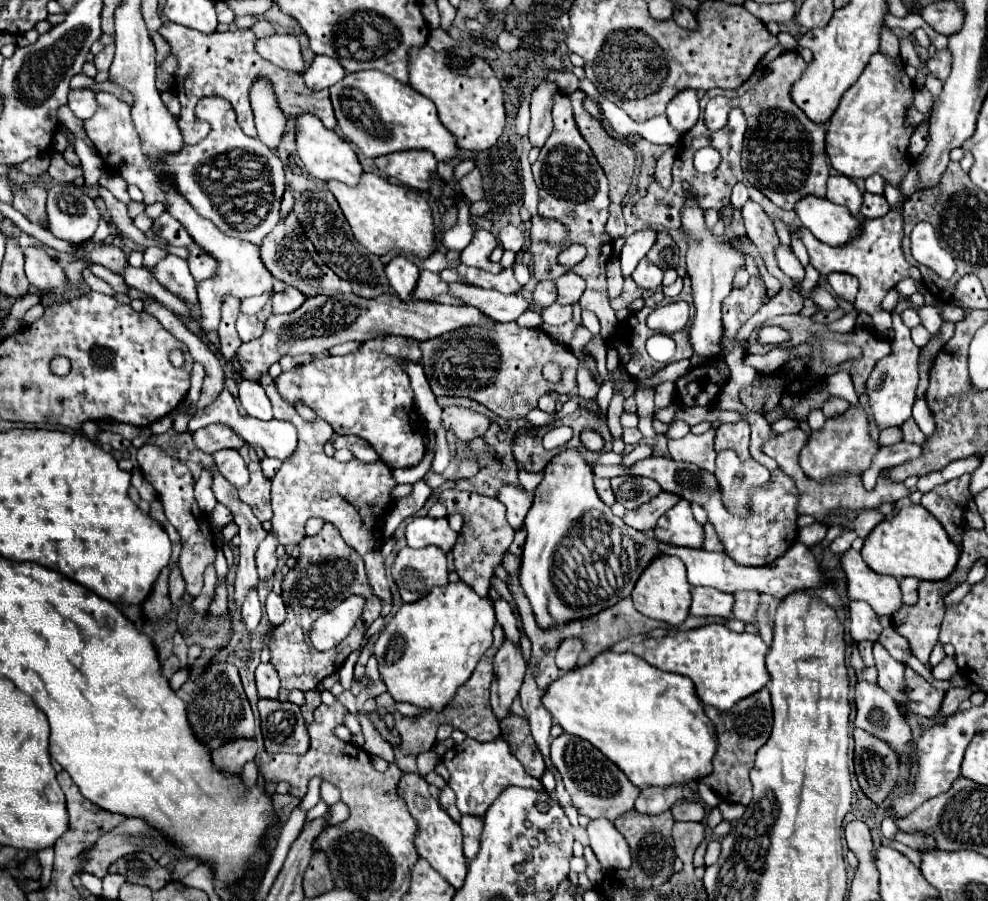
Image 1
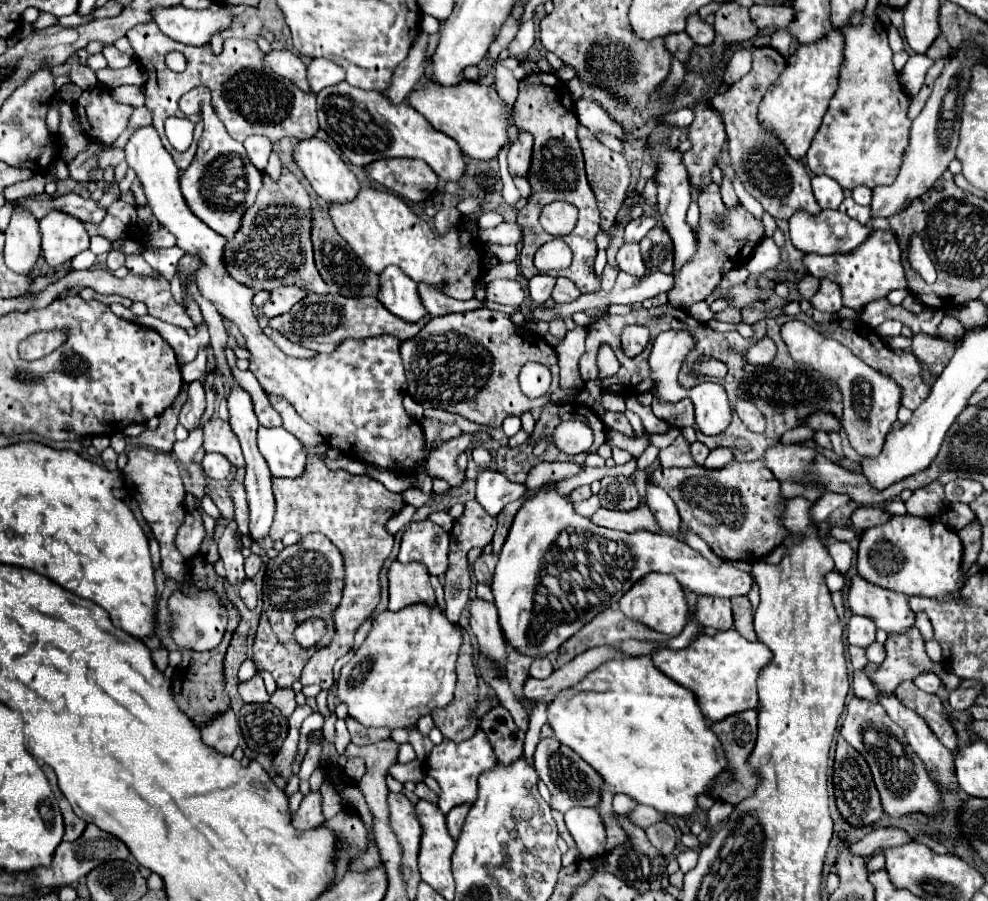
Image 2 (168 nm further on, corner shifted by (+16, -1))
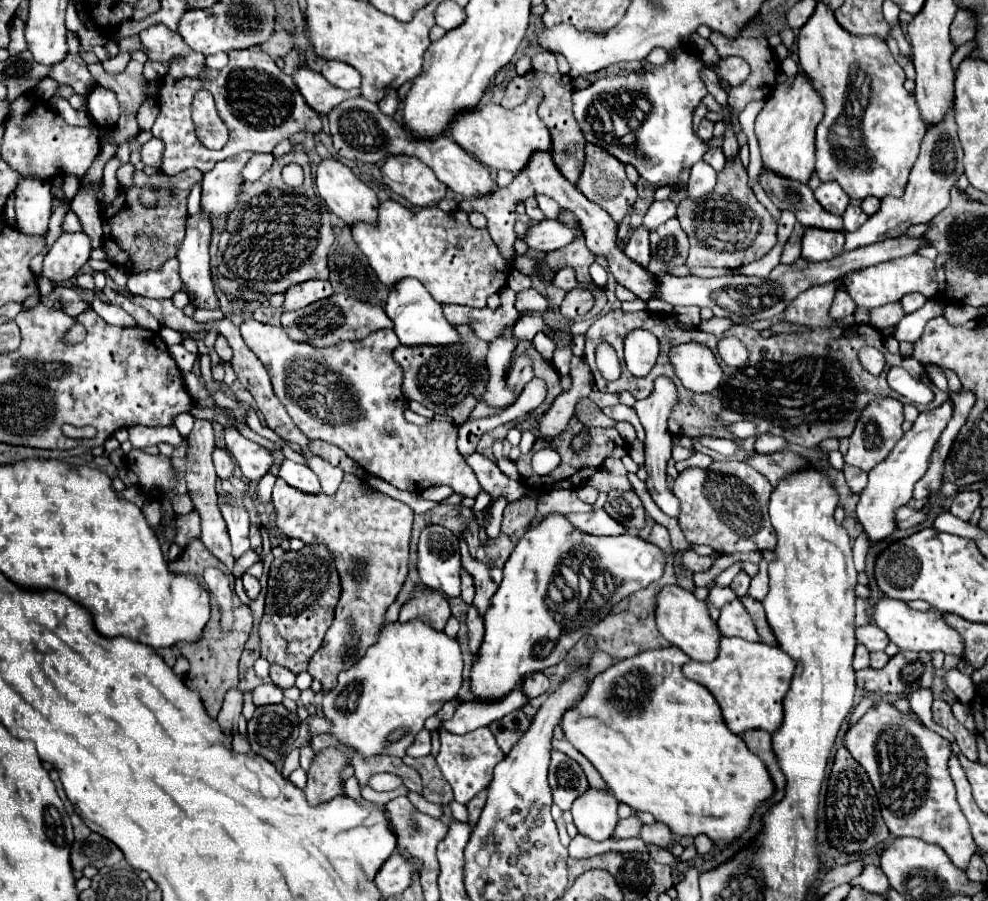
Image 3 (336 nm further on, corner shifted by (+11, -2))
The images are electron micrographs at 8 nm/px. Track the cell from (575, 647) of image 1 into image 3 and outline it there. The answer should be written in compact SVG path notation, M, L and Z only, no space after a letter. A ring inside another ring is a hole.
M541 671L525 677L525 683L523 683L523 693L533 699L533 697L539 697L541 693L545 693L549 689L549 679L547 675L543 675Z

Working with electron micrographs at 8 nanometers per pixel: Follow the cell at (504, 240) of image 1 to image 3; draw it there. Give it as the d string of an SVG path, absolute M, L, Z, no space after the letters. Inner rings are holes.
M543 219L543 221L527 227L523 241L535 251L553 251L553 249L561 249L567 243L571 243L573 237L575 237L573 227L567 227L559 221Z

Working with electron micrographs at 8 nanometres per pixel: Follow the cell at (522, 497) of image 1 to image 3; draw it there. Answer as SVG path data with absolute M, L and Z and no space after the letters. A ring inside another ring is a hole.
M481 453L469 455L467 463L475 471L483 491L491 495L491 503L495 503L499 497L505 497L507 501L517 501L525 495L525 485L521 481L509 479L491 459L483 457Z

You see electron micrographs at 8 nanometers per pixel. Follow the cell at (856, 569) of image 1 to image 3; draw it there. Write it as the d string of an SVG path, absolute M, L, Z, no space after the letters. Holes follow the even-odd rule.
M881 597L875 601L873 605L873 623L877 627L881 627L887 637L903 651L943 651L943 653L953 653L957 657L963 657L963 641L957 635L955 629L951 629L949 625L945 625L945 621L941 619L941 613L931 609L927 613L915 611L911 609L905 601L897 601L891 597Z

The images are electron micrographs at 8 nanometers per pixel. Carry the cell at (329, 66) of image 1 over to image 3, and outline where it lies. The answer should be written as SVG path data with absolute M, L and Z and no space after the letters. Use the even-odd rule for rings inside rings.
M327 61L321 69L321 75L339 89L355 89L361 83L361 75L347 63Z

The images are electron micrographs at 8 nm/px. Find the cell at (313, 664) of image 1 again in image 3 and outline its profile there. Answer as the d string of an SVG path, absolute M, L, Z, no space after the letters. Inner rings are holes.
M305 545L301 551L285 551L277 557L269 571L265 615L259 625L261 657L295 675L307 671L309 659L321 647L325 631L333 621L339 595L339 573L335 559L325 545Z

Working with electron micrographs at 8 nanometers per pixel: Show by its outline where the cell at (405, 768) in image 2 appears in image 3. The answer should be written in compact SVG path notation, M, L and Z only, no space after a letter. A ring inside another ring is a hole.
M389 773L373 775L373 777L369 779L369 787L373 787L375 791L391 791L391 789L401 787L401 779L397 779L395 775L389 775Z

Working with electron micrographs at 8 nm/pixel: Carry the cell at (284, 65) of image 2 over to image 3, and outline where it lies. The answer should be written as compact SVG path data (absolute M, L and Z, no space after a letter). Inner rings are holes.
M297 65L295 67L293 81L297 83L297 87L299 87L301 95L305 97L305 101L317 113L321 113L321 115L327 115L341 101L345 101L345 99L355 97L355 95L361 93L359 89L353 89L353 91L337 89L331 83L327 83L327 79L321 73L317 73L317 71L309 69L309 67L303 67L303 65Z

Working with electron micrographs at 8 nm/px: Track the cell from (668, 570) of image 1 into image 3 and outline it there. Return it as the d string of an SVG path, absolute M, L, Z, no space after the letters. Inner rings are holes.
M667 585L657 593L657 607L655 607L655 619L659 633L675 647L683 649L691 659L695 661L713 661L717 655L719 645L719 629L709 617L707 605L699 601L691 591L679 587L679 585Z

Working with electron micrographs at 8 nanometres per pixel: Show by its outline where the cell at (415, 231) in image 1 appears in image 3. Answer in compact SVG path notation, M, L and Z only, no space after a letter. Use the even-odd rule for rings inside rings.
M383 201L379 203L379 215L377 223L355 223L351 227L351 235L363 255L369 259L369 265L385 285L395 285L397 281L405 277L419 279L431 297L439 303L459 303L469 307L485 307L485 301L489 295L497 293L509 275L509 263L501 257L497 251L497 245L493 243L487 229L473 229L467 213L453 211L445 213L439 207L425 207L419 213L409 211L397 201Z

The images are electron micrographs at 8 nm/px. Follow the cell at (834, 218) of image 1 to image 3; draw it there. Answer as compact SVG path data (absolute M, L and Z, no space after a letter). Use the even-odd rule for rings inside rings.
M807 227L801 239L801 257L807 261L825 261L841 255L845 231L821 231Z

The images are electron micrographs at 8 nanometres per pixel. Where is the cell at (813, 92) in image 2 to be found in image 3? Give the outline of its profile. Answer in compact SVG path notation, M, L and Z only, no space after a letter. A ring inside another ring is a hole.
M797 73L791 83L783 81L775 85L771 97L755 121L755 135L761 147L763 167L807 183L815 169L815 127L821 123L823 115L825 103L805 73Z

